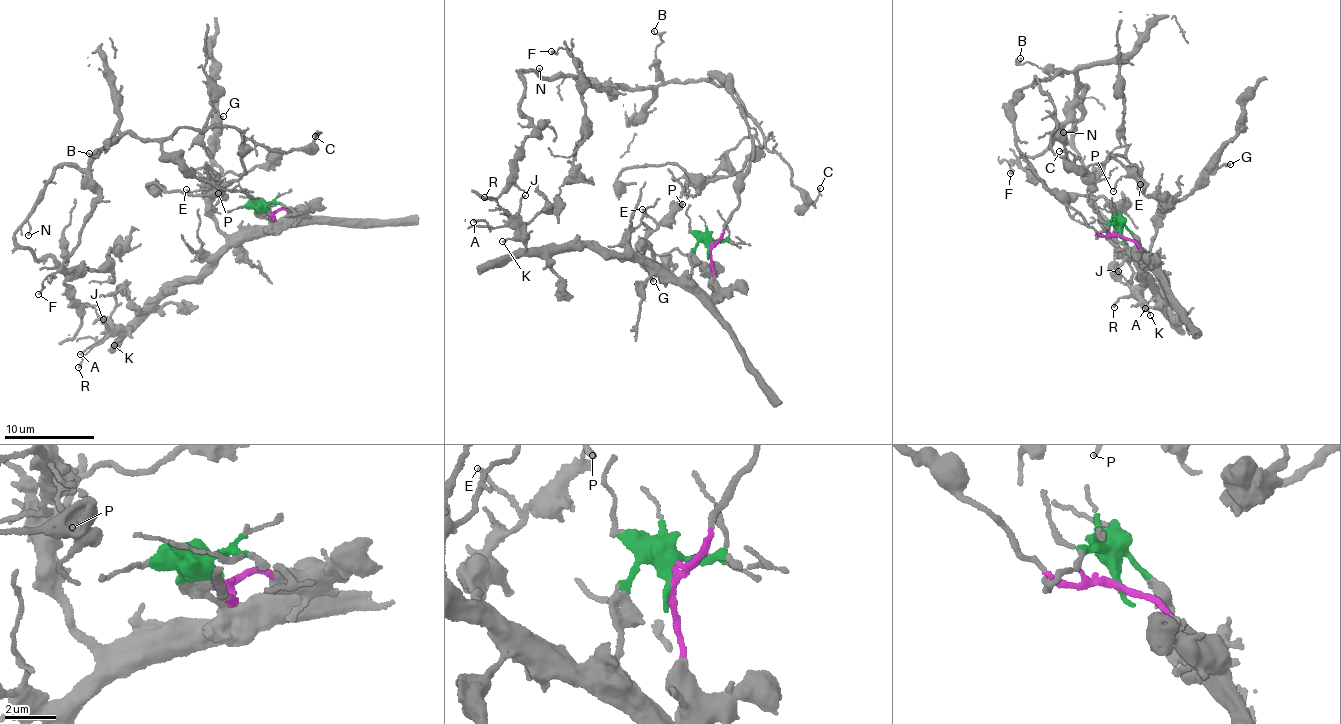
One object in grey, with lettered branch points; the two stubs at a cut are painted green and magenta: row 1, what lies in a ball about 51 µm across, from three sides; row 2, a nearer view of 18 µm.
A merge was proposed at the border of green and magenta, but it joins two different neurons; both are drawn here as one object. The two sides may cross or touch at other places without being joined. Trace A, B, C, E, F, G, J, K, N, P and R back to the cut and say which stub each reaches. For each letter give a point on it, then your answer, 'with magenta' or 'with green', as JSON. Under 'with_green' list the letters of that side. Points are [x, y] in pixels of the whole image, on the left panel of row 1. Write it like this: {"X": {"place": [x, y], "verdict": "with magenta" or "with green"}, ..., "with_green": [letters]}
{"A": {"place": [80, 354], "verdict": "with green"}, "B": {"place": [89, 153], "verdict": "with magenta"}, "C": {"place": [315, 136], "verdict": "with magenta"}, "E": {"place": [186, 189], "verdict": "with green"}, "F": {"place": [38, 294], "verdict": "with magenta"}, "G": {"place": [223, 116], "verdict": "with green"}, "J": {"place": [103, 319], "verdict": "with green"}, "K": {"place": [114, 345], "verdict": "with green"}, "N": {"place": [28, 235], "verdict": "with magenta"}, "P": {"place": [218, 193], "verdict": "with green"}, "R": {"place": [78, 367], "verdict": "with green"}, "with_green": ["A", "E", "G", "J", "K", "P", "R"]}

